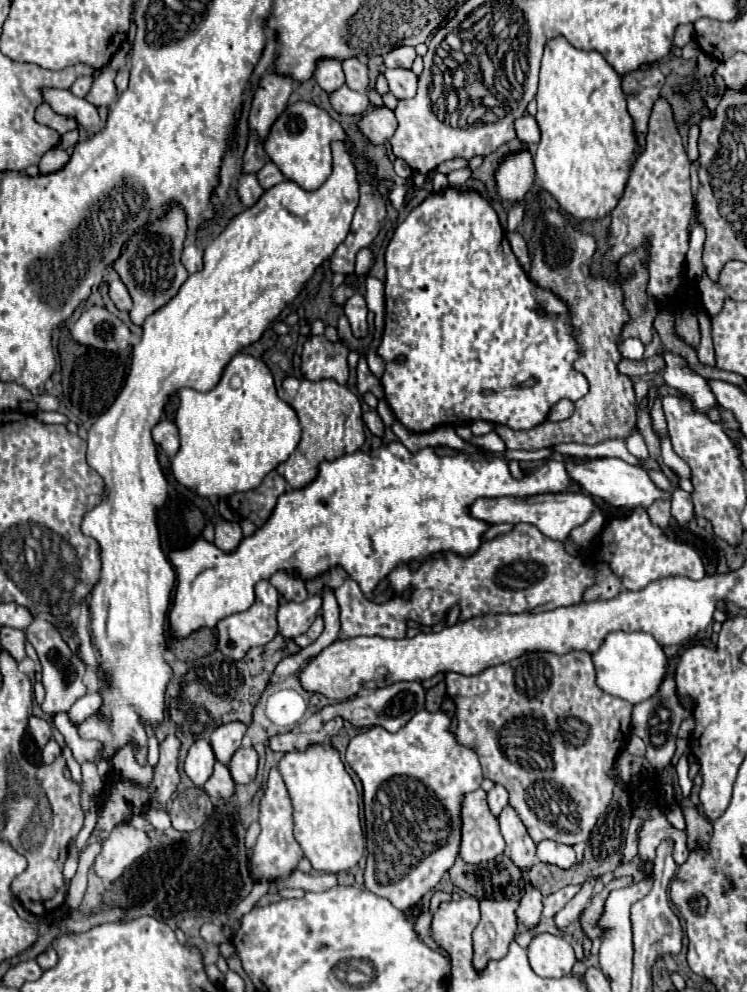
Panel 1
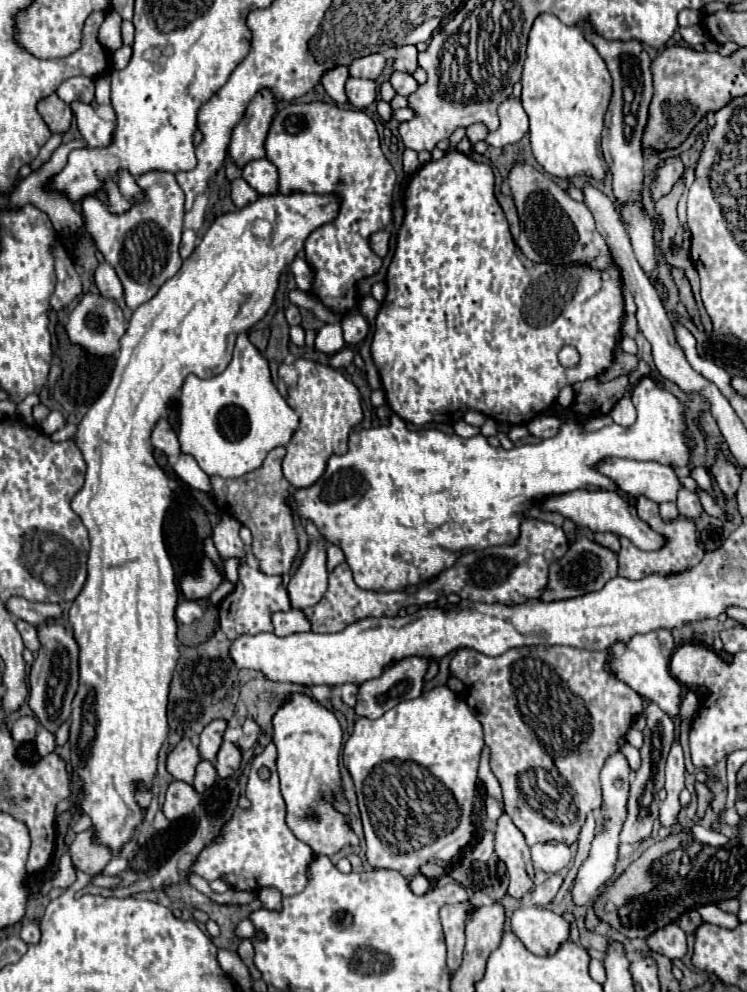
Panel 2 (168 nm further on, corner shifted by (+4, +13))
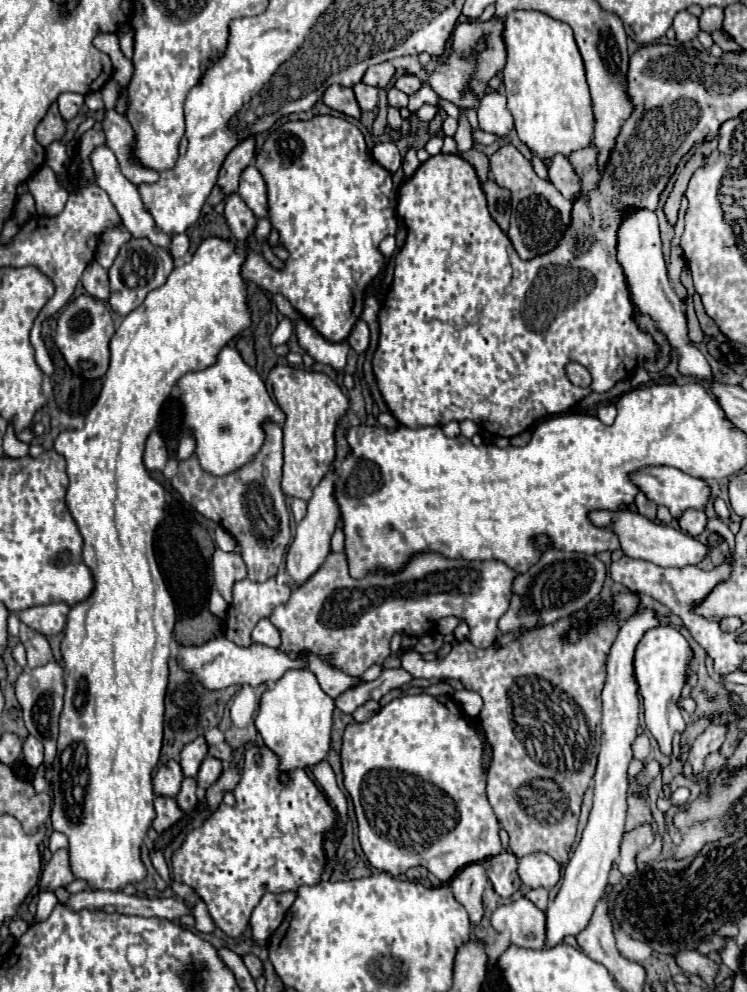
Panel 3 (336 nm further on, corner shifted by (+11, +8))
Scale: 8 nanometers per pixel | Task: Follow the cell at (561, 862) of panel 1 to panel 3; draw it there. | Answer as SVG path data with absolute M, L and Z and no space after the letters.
M534 852L518 860L518 876L528 888L552 888L560 880L560 864L544 852Z

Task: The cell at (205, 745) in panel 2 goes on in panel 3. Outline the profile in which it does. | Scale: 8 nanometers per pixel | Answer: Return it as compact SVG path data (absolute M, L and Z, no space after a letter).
M202 736L196 738L194 742L186 744L184 750L180 752L180 768L182 768L184 776L194 778L198 774L202 760L206 758L206 754L208 754L208 746L206 746L206 740Z

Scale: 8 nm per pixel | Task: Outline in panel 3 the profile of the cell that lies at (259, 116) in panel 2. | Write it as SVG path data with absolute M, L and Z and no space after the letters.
M246 138L240 142L224 160L220 176L218 176L218 186L222 188L224 196L230 196L232 192L238 190L238 180L242 170L254 162L254 138Z

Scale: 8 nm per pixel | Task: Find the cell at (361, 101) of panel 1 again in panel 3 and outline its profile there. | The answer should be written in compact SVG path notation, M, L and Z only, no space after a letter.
M360 82L354 86L354 94L362 110L374 110L378 106L378 88L372 88Z

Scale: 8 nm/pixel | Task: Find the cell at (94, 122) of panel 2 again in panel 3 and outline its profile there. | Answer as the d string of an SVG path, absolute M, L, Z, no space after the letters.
M100 146L92 152L92 166L94 166L94 174L96 174L96 184L106 190L106 194L110 196L110 202L114 204L116 212L120 214L122 218L122 224L126 226L126 230L134 236L134 238L148 238L152 244L168 250L170 248L170 236L164 234L160 228L156 228L152 216L146 212L142 200L140 200L140 194L136 190L136 186L120 172L120 166L118 166L118 160L114 156L114 152L108 148L108 146Z

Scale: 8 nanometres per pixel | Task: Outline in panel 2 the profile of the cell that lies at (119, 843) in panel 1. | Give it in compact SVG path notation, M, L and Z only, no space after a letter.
M91 829L81 831L69 849L73 865L77 865L91 877L101 873L113 857L111 851L107 851L107 847L99 847L99 843L95 843L95 835L91 835Z

